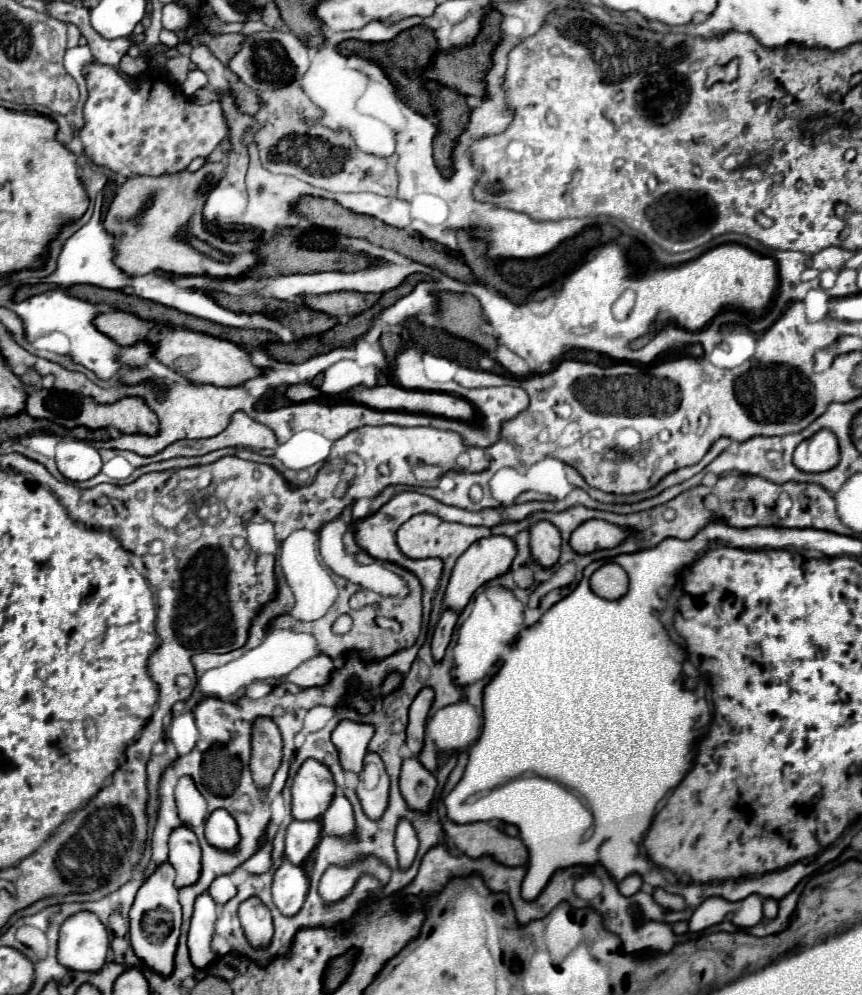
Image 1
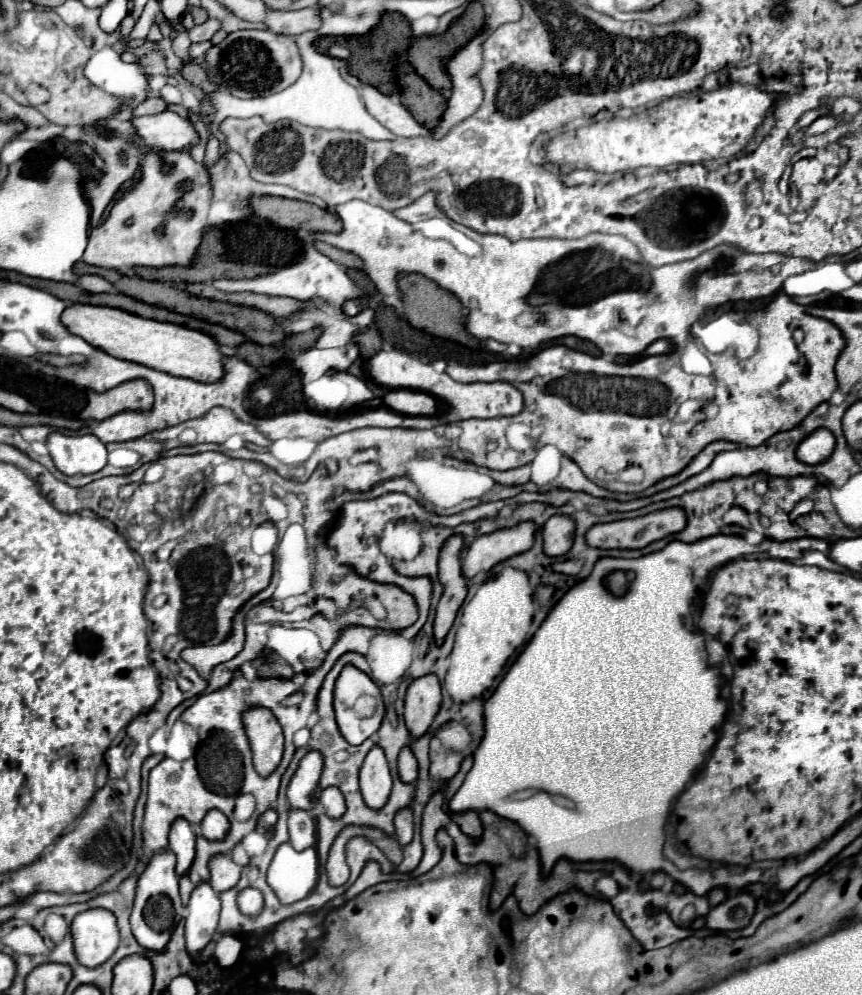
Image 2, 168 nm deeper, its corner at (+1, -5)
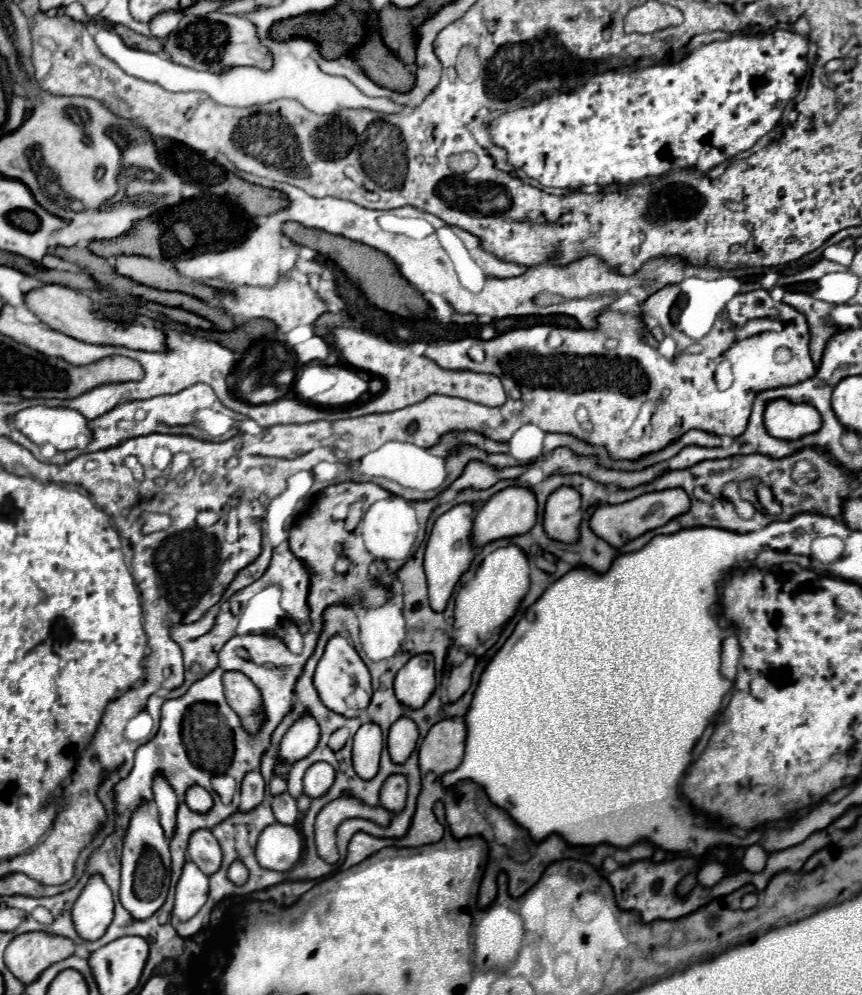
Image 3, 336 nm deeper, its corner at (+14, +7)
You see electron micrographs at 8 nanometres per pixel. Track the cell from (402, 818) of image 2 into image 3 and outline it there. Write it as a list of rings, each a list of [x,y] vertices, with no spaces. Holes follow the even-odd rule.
[[[396,773],[388,777],[388,781],[384,781],[380,789],[380,805],[392,813],[400,813],[406,803],[406,789],[408,789],[408,783],[404,775]]]

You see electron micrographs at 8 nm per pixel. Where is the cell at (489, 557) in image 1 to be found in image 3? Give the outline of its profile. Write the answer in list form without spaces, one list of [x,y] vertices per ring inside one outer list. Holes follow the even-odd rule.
[[[506,487],[500,493],[492,495],[476,513],[474,517],[474,531],[472,531],[472,541],[474,545],[482,547],[490,541],[502,539],[502,537],[516,537],[528,533],[532,525],[538,519],[538,501],[532,489],[528,487]]]

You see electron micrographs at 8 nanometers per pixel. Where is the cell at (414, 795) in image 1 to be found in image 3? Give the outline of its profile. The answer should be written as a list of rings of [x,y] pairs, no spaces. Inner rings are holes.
[[[400,717],[400,721],[392,725],[388,735],[388,751],[394,763],[404,763],[410,757],[418,743],[418,735],[416,723],[408,717]]]

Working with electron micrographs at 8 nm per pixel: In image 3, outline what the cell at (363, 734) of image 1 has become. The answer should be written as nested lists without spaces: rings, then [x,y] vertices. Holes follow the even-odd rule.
[[[334,635],[328,641],[328,645],[324,649],[324,655],[318,661],[318,665],[316,665],[314,685],[318,689],[318,695],[320,695],[322,703],[330,711],[340,713],[344,717],[358,717],[360,711],[370,703],[370,697],[372,697],[368,667],[360,659],[360,655],[354,649],[354,645],[344,635]],[[360,691],[364,691],[364,693],[360,693]]]

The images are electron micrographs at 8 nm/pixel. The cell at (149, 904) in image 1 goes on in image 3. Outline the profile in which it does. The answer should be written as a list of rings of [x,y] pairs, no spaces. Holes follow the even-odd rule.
[[[140,801],[130,817],[130,825],[126,829],[124,839],[124,855],[122,855],[122,885],[120,885],[120,901],[132,913],[134,919],[148,919],[154,915],[168,893],[170,885],[170,849],[164,829],[160,827],[158,817],[150,813],[150,803]]]

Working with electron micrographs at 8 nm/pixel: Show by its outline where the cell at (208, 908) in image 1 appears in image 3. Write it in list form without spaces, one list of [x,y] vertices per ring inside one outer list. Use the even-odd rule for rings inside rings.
[[[186,861],[182,877],[176,887],[176,903],[172,915],[180,921],[194,917],[208,899],[208,875],[204,875],[196,863]]]

